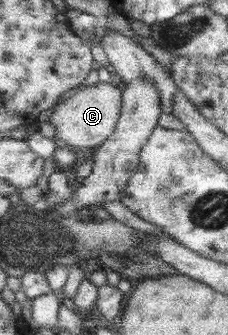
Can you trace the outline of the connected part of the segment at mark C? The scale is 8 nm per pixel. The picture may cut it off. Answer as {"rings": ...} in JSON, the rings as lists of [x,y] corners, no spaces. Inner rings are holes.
{"rings":[[[115,80],[109,83],[98,82],[93,86],[79,89],[74,95],[58,104],[51,114],[48,122],[57,131],[56,139],[60,144],[90,153],[93,149],[102,146],[116,133],[116,127],[122,117],[124,92],[125,89]]]}

